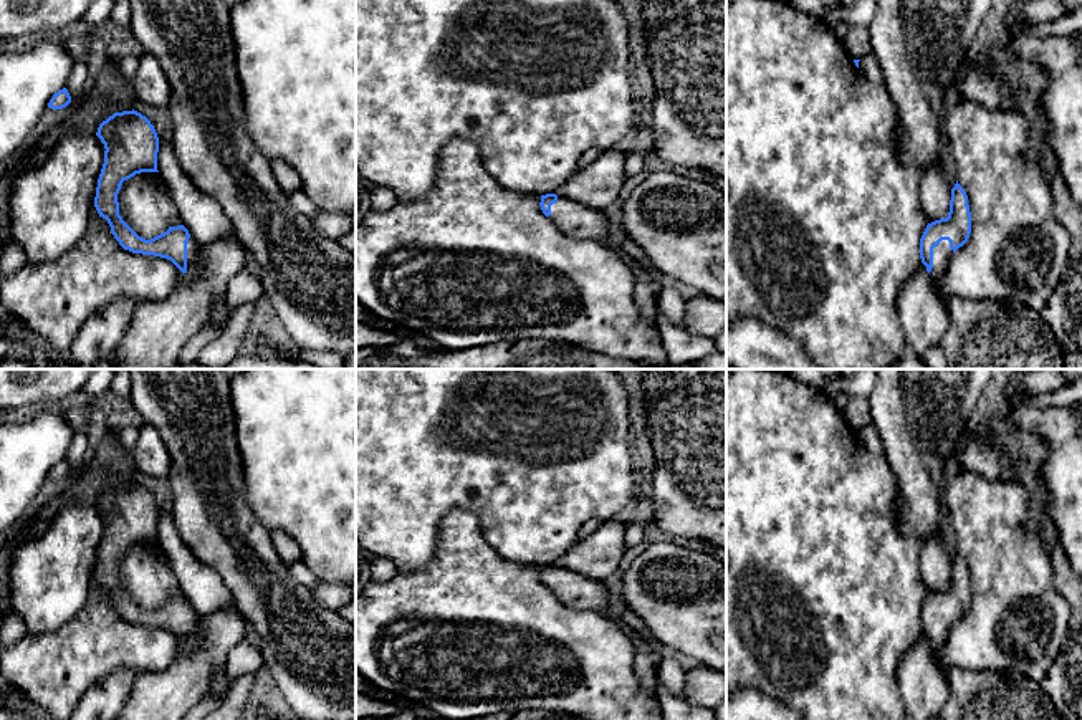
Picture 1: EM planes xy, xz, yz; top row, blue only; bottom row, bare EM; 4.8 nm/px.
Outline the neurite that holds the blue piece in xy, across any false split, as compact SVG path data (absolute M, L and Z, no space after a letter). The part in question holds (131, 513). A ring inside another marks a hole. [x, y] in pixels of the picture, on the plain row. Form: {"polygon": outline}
{"polygon": "M137 482L114 483L98 498L104 515L104 535L98 550L94 578L124 621L170 631L190 654L205 650L202 614L184 596L146 611L119 586L117 564L124 551L157 541L159 508L151 492Z"}

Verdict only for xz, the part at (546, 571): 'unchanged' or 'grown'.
grown

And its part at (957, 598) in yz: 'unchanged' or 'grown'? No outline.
grown

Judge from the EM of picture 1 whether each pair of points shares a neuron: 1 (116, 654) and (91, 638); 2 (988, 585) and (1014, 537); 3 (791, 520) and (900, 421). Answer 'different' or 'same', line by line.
1: same
2: same
3: different

